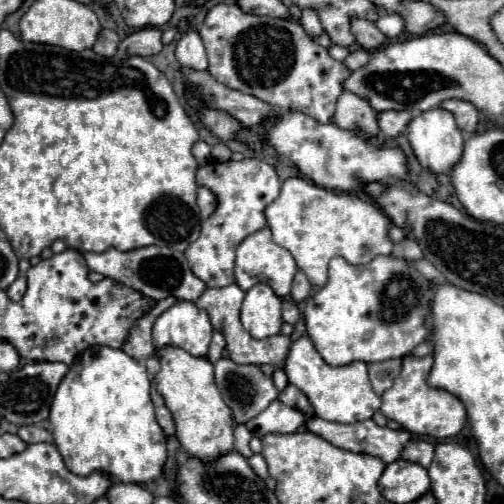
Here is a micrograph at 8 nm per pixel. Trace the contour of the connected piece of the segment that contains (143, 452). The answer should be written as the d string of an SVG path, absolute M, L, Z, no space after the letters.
M92 346L84 350L84 354L80 354L78 362L70 366L70 372L60 382L48 420L52 424L56 448L60 450L66 466L78 476L102 472L114 482L146 484L158 480L162 474L166 464L166 436L156 420L150 400L150 376L144 364L130 358L124 350L110 346Z

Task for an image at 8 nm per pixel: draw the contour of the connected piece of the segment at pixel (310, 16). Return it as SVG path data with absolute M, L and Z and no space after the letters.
M302 10L300 24L302 24L302 28L304 28L312 38L316 38L316 36L324 34L322 24L320 24L320 20L318 20L318 16L316 16L316 12L314 12L314 10Z

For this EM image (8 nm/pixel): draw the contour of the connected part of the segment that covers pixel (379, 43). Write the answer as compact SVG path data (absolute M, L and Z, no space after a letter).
M352 20L352 32L356 36L356 42L372 52L372 50L380 50L386 44L386 36L376 28L374 22L368 20Z

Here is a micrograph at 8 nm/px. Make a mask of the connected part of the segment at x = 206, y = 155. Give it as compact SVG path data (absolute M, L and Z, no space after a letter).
M198 140L198 142L192 146L192 154L194 154L194 158L196 158L200 164L210 162L210 146L208 146L206 142L202 142L202 140Z

